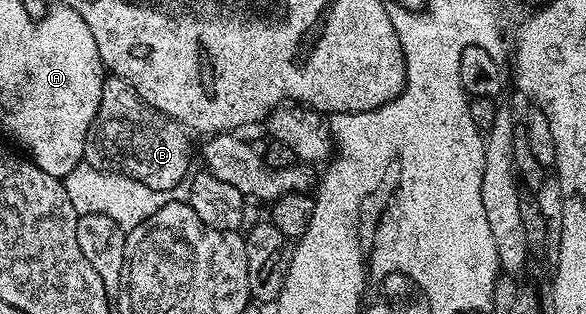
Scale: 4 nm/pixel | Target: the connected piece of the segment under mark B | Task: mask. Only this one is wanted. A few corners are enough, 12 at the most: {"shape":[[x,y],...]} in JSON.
{"shape":[[103,79],[83,161],[175,191],[188,130]]}

